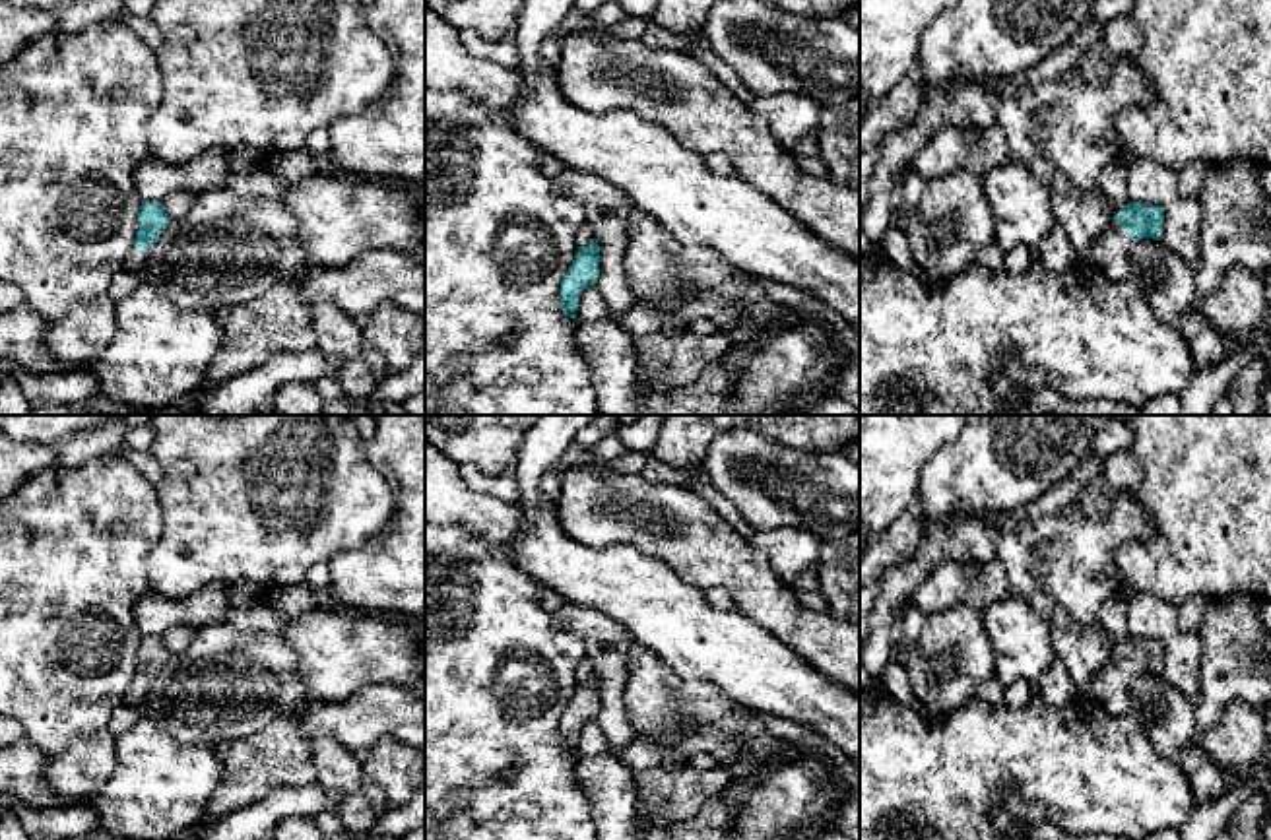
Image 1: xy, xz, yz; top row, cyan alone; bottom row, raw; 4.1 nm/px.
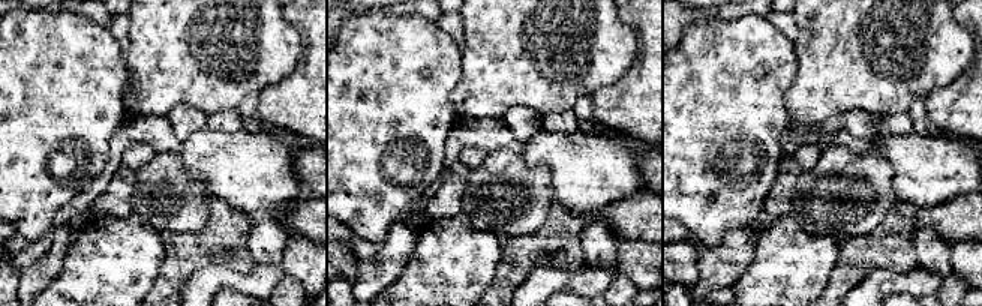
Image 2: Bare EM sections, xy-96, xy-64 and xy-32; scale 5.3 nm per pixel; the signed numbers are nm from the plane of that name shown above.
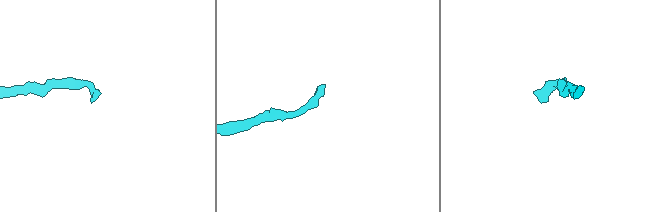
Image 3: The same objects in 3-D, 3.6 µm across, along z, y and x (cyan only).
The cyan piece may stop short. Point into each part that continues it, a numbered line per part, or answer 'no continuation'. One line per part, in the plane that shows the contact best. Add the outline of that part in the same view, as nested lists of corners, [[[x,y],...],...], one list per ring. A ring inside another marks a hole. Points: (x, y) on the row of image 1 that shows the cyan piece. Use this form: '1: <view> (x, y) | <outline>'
1: yz (1108, 255) | [[[1112,221],[1094,239],[1085,264],[1092,266],[1104,277],[1125,279],[1129,275],[1129,248],[1129,235],[1118,221]]]

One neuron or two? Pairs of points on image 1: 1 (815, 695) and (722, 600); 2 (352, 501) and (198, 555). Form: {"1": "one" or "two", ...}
{"1": "two", "2": "one"}

